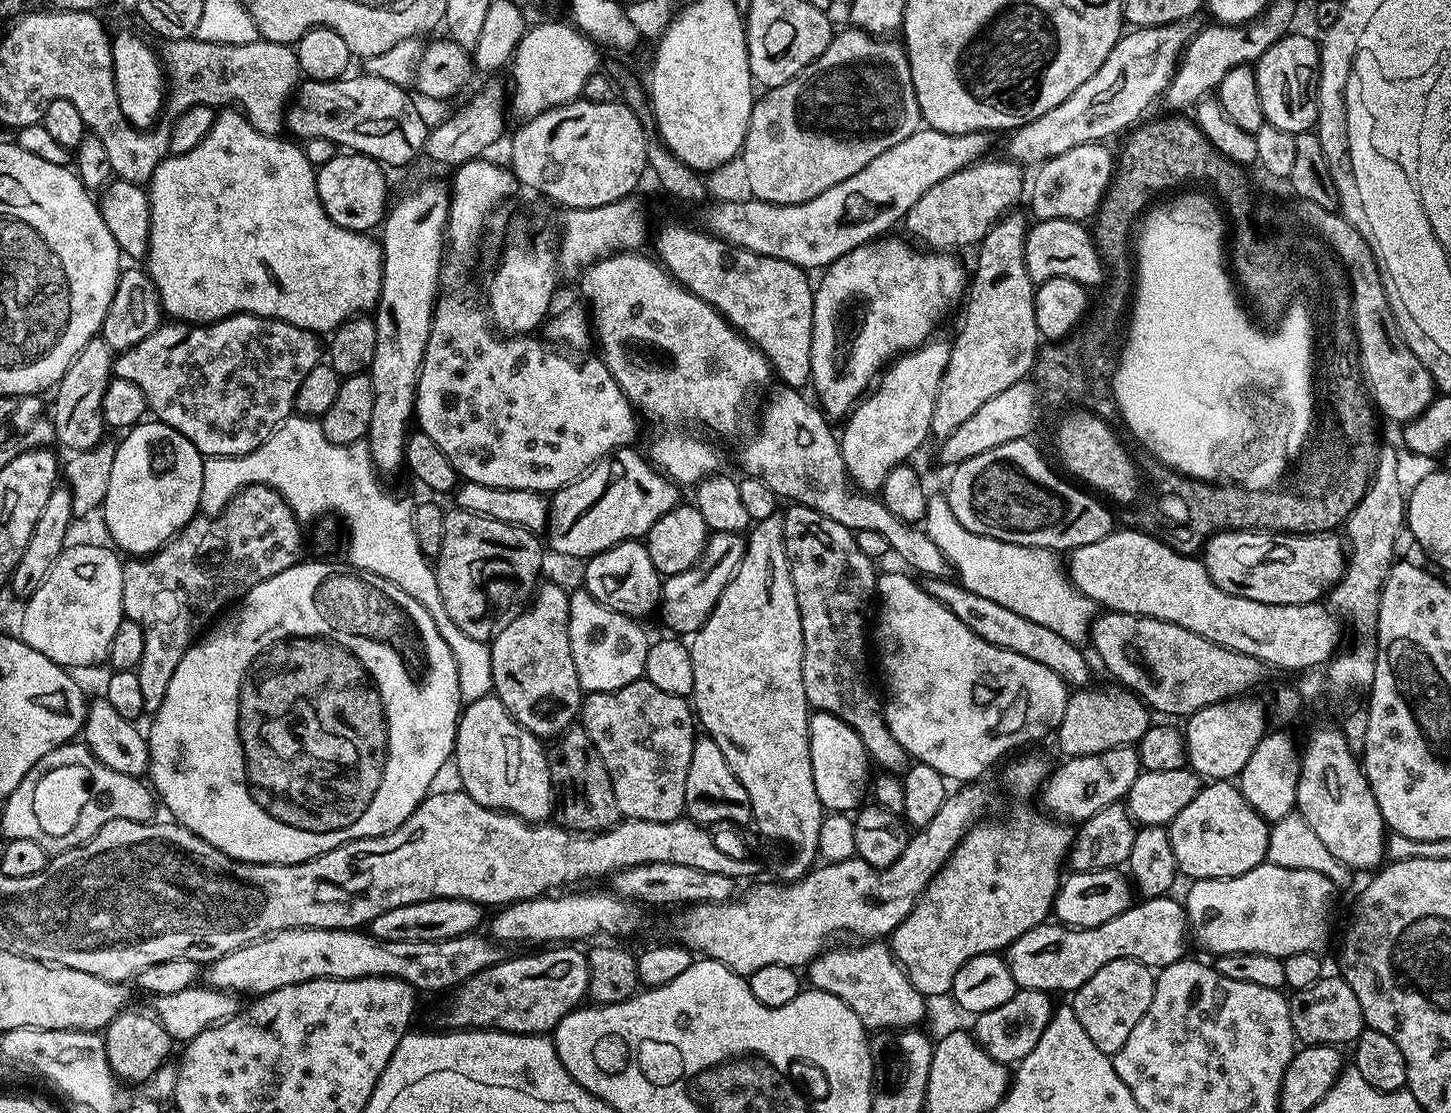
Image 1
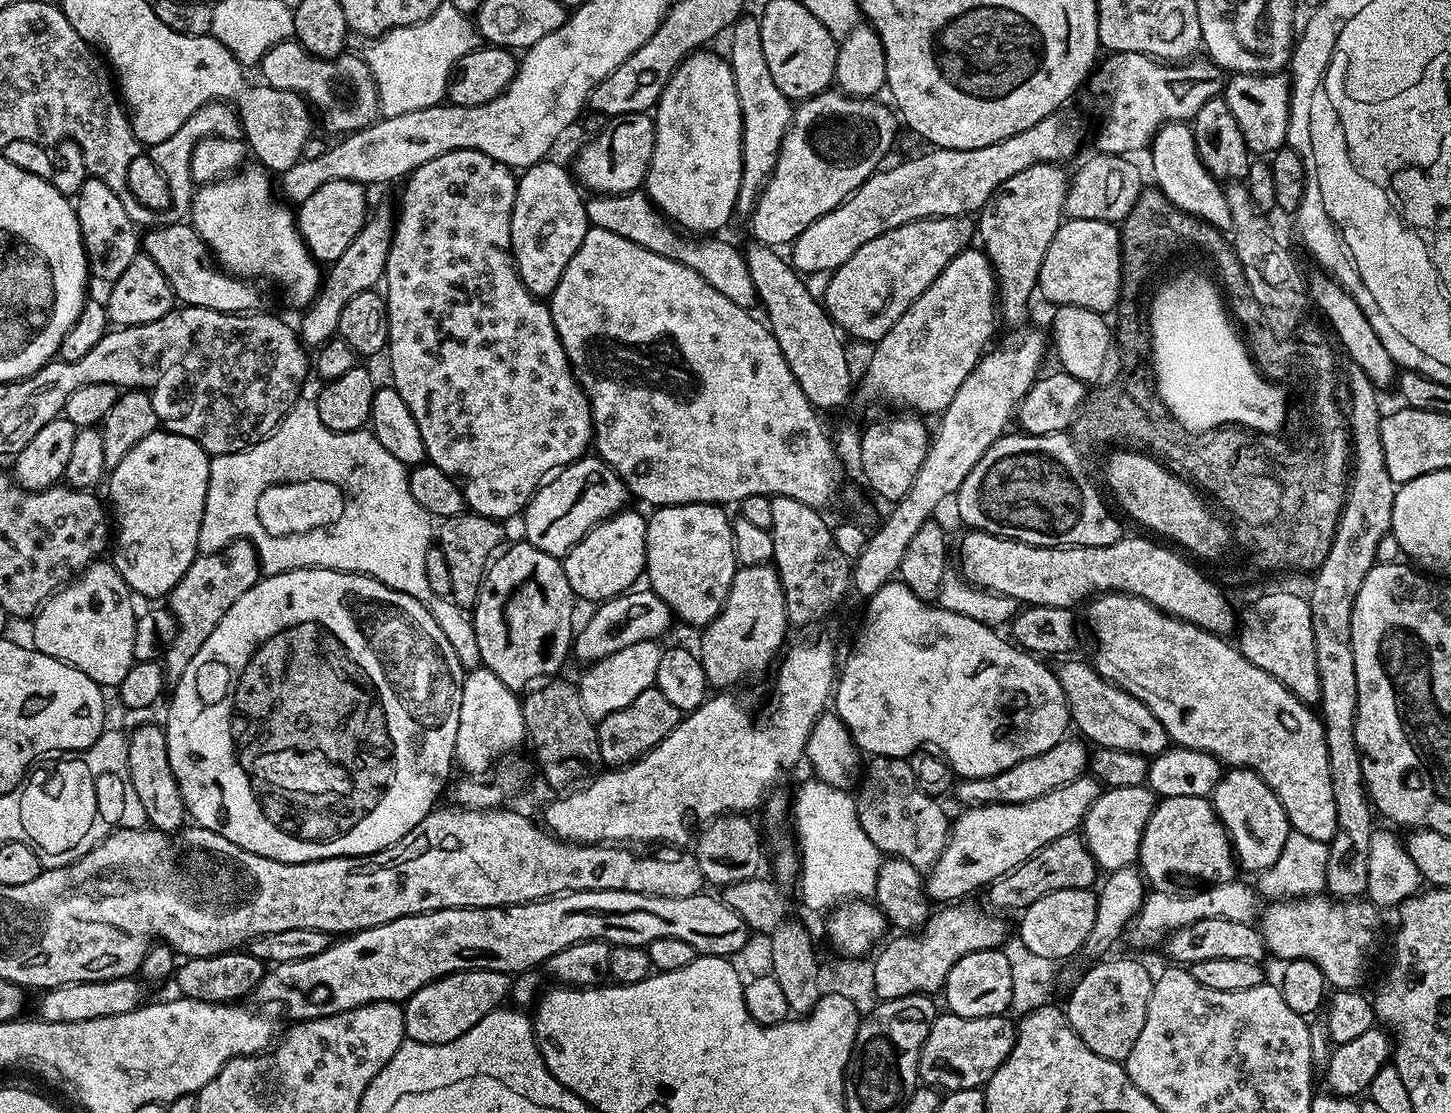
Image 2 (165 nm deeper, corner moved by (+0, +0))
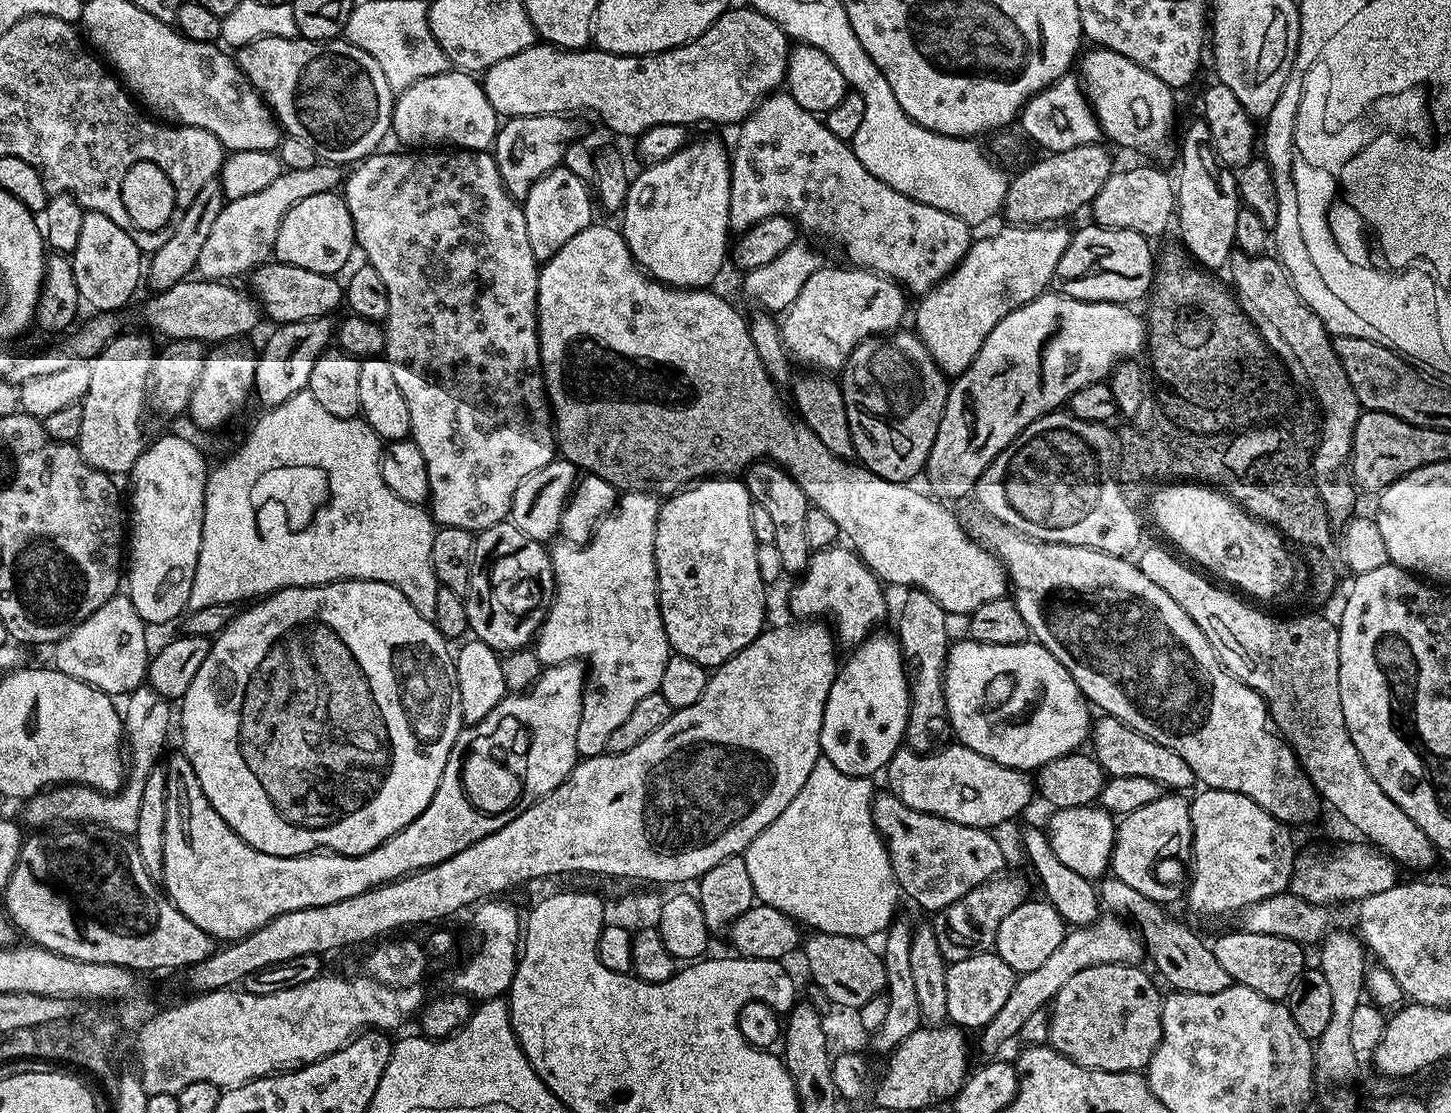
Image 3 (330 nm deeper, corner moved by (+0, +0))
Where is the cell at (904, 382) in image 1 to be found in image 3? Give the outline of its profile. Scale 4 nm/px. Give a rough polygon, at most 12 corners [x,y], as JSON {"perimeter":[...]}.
{"perimeter":[[1064,226],[973,239],[919,297],[914,331],[949,378],[1053,283]]}

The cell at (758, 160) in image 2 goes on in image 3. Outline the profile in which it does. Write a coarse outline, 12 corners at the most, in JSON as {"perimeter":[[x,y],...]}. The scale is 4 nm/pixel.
{"perimeter":[[787,91],[739,125],[728,226],[800,212],[913,297],[972,245]]}

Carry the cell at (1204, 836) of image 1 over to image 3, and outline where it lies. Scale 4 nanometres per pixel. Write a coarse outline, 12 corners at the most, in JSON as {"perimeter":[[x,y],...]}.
{"perimeter":[[1161,794],[1116,825],[1110,872],[1156,896],[1156,858],[1192,855],[1190,803]]}

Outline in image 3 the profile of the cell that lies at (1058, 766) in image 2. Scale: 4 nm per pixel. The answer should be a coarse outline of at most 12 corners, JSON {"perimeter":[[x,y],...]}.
{"perimeter":[[959,742],[902,746],[887,791],[910,810],[996,830],[1034,800],[1027,771]]}

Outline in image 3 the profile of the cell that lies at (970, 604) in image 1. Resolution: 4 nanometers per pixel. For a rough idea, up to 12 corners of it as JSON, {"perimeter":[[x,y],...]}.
{"perimeter":[[1113,716],[1090,733],[1109,777],[1154,778],[1168,790],[1197,783],[1174,750]]}

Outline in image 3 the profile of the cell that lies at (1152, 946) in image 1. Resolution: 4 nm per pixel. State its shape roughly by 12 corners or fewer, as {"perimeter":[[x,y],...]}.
{"perimeter":[[1224,932],[1210,947],[1235,983],[1283,1001],[1305,949],[1274,934]]}

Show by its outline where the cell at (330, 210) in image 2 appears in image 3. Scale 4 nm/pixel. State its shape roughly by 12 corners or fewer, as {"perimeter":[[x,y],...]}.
{"perimeter":[[343,195],[302,198],[278,226],[281,264],[331,276],[356,231]]}

